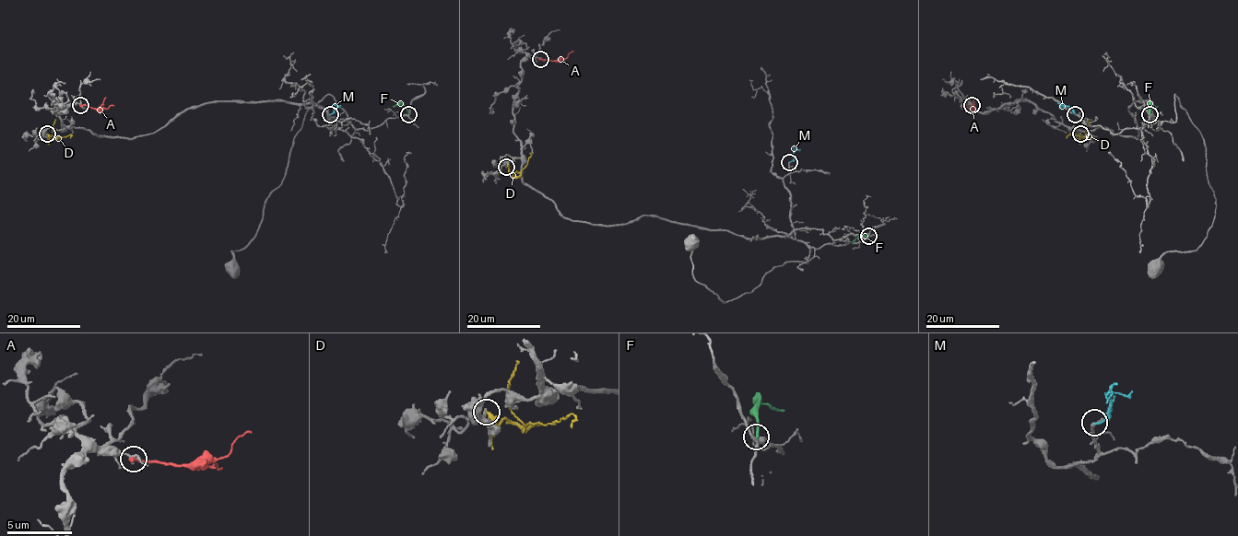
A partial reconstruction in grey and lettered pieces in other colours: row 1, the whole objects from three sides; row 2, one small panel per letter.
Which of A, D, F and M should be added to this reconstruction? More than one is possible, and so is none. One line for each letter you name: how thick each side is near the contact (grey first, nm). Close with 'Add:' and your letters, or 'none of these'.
M: Thickness 150 nm (grey) against 160 nm
Add: M

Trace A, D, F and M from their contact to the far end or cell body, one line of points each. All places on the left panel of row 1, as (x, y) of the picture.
A: (80, 104), (93, 108), (113, 105)
D: (46, 134), (49, 138), (71, 134), (70, 138)
F: (408, 113), (401, 103), (392, 106)
M: (330, 113), (335, 105), (341, 105)

